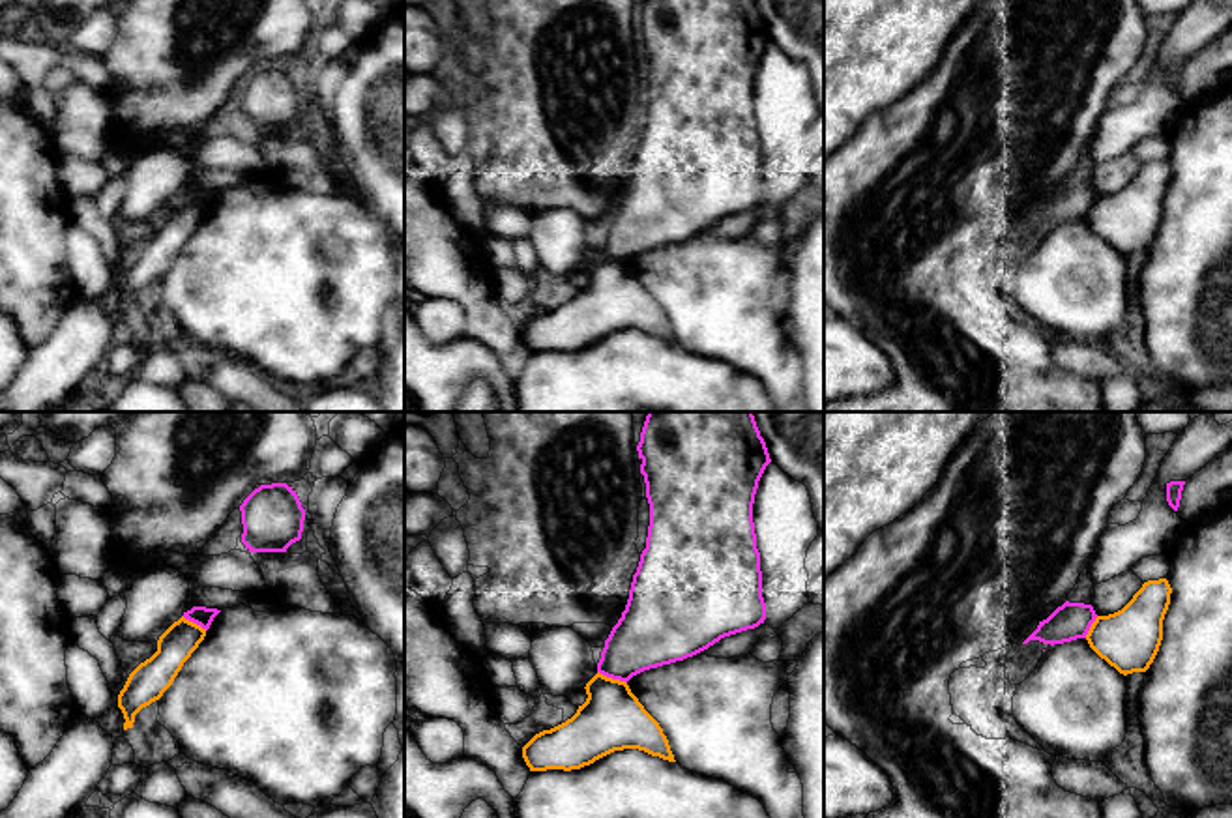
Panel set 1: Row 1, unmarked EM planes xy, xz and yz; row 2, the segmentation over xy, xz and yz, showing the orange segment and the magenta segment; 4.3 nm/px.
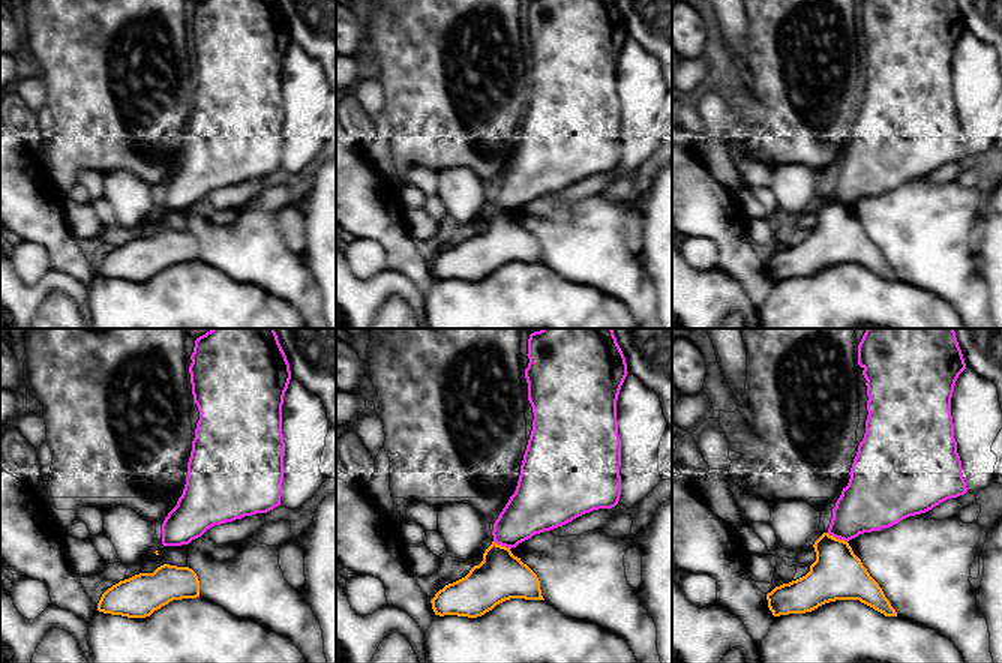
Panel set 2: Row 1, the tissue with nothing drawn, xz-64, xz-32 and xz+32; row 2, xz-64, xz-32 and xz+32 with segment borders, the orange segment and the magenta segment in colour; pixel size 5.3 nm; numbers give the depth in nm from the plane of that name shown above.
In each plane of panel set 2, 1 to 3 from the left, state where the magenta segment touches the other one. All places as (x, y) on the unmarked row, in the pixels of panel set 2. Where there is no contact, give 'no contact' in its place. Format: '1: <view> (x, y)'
1: no contact
2: xz-32 (503, 210)
3: xz+32 (837, 203)

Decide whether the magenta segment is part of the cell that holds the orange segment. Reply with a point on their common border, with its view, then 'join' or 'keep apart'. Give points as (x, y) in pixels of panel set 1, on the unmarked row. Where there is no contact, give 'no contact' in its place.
contact xz (611, 259); keep apart

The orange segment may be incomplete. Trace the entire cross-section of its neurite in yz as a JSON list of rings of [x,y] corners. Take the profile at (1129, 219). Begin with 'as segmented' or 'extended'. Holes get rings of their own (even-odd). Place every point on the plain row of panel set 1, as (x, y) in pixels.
as segmented; [[[1166,159],[1148,161],[1118,193],[1097,197],[1086,221],[1120,255],[1146,253],[1161,221],[1172,168]]]

